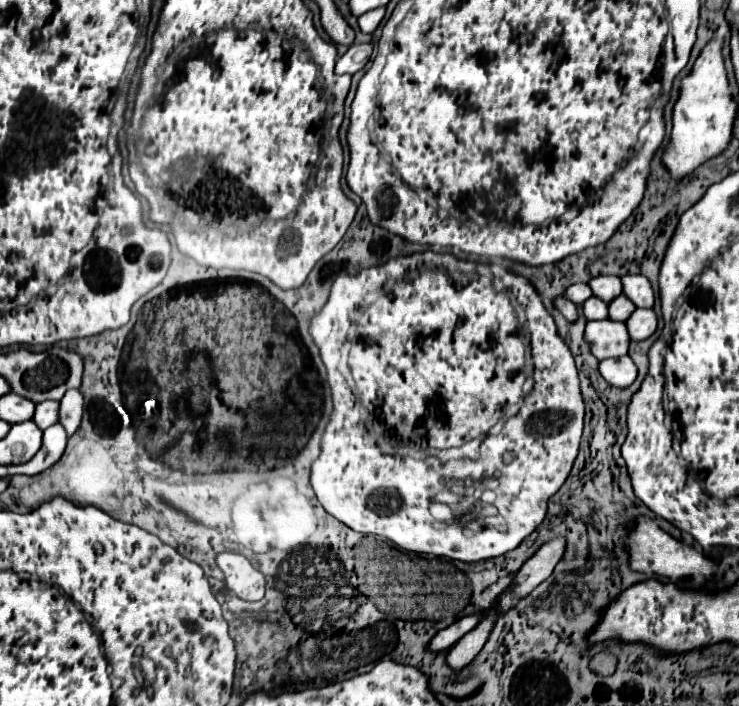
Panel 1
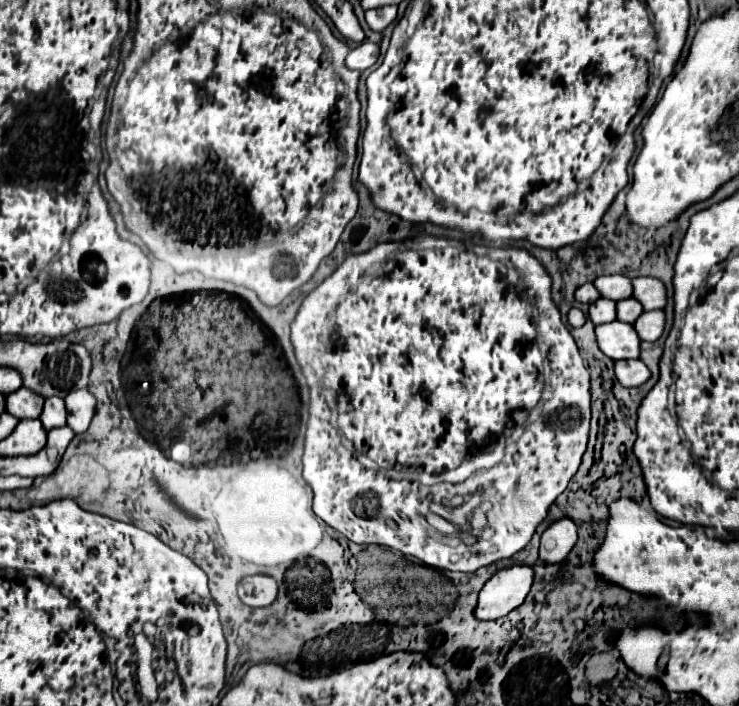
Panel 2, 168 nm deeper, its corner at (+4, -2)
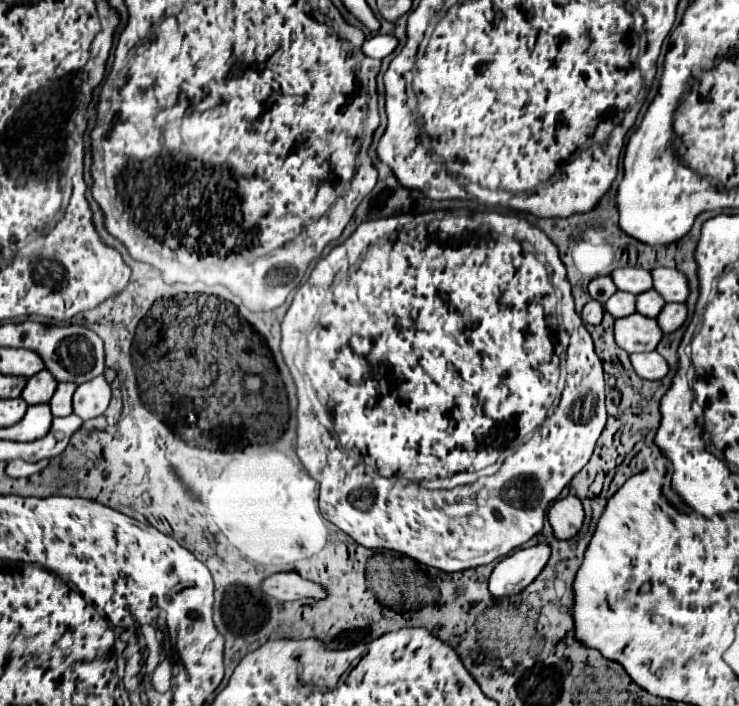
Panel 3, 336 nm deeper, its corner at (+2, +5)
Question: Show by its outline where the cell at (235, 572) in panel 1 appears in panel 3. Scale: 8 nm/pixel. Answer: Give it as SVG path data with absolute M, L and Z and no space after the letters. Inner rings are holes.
M278 573L262 583L262 591L278 601L296 599L326 599L328 591L312 581L302 579L298 573Z

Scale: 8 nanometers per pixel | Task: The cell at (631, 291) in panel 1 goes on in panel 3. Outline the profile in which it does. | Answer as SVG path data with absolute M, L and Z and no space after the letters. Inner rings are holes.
M660 267L652 271L654 277L654 289L668 301L668 303L684 303L690 295L688 277L678 269Z

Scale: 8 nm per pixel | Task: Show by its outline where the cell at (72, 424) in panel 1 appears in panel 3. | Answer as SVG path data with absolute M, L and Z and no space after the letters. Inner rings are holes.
M100 375L82 383L74 393L74 413L84 421L102 415L112 399L110 383Z

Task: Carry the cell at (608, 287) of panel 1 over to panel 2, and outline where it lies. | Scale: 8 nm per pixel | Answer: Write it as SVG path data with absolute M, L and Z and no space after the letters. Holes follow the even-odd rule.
M600 276L594 280L594 286L602 298L608 298L614 302L632 296L632 284L630 284L630 278L626 276Z

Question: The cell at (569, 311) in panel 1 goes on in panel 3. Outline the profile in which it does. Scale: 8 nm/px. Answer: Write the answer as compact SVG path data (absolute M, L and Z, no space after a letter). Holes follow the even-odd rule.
M590 301L584 305L582 309L582 319L584 323L590 323L590 325L598 325L604 317L604 305L598 303L598 301Z

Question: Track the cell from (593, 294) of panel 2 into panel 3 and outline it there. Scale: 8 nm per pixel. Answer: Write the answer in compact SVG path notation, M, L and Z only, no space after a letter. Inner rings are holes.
M606 275L606 277L596 277L596 279L592 279L588 291L590 291L590 297L592 297L592 299L596 299L596 301L600 301L600 303L606 303L606 301L618 291L618 287L614 285L612 277Z

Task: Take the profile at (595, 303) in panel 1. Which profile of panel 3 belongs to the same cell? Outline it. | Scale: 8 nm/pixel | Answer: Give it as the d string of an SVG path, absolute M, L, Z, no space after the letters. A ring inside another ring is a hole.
M618 291L614 293L608 301L606 301L606 311L614 317L628 317L636 311L636 295L632 293L624 293L624 291Z

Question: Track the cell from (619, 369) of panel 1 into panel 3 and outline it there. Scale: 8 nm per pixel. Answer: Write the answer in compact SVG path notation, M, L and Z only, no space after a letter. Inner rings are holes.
M650 351L650 353L634 353L630 355L632 359L632 365L634 365L634 371L642 377L642 379L662 379L666 377L668 373L668 363L666 359L656 353L656 351Z

